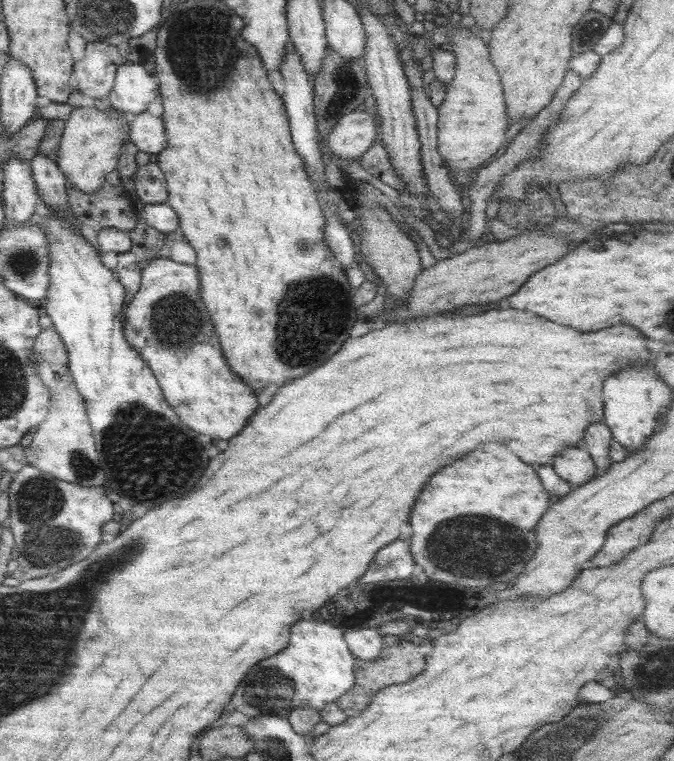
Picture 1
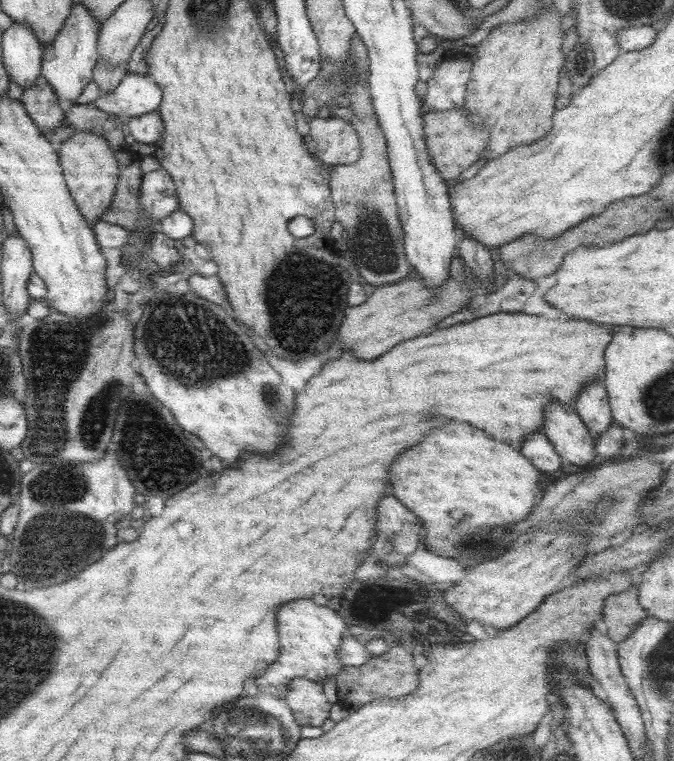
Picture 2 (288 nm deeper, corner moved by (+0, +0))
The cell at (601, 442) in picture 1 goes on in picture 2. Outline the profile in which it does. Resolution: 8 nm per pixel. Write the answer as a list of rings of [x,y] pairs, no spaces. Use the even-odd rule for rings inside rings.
[[[601,382],[587,384],[577,394],[573,406],[575,406],[583,426],[587,426],[587,430],[593,438],[603,434],[609,426],[613,426],[611,408],[607,402],[607,390],[605,390],[605,386],[601,386]]]

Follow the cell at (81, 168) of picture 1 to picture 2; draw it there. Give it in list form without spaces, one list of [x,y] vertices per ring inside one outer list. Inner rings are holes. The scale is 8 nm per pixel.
[[[73,132],[71,138],[59,142],[55,146],[55,152],[59,156],[59,164],[63,168],[63,178],[65,184],[69,188],[71,198],[75,200],[75,204],[79,206],[79,212],[83,214],[83,218],[93,224],[95,220],[99,220],[99,216],[103,216],[113,200],[115,194],[115,182],[117,182],[117,160],[113,158],[113,150],[109,148],[107,140],[99,134],[93,132]]]

